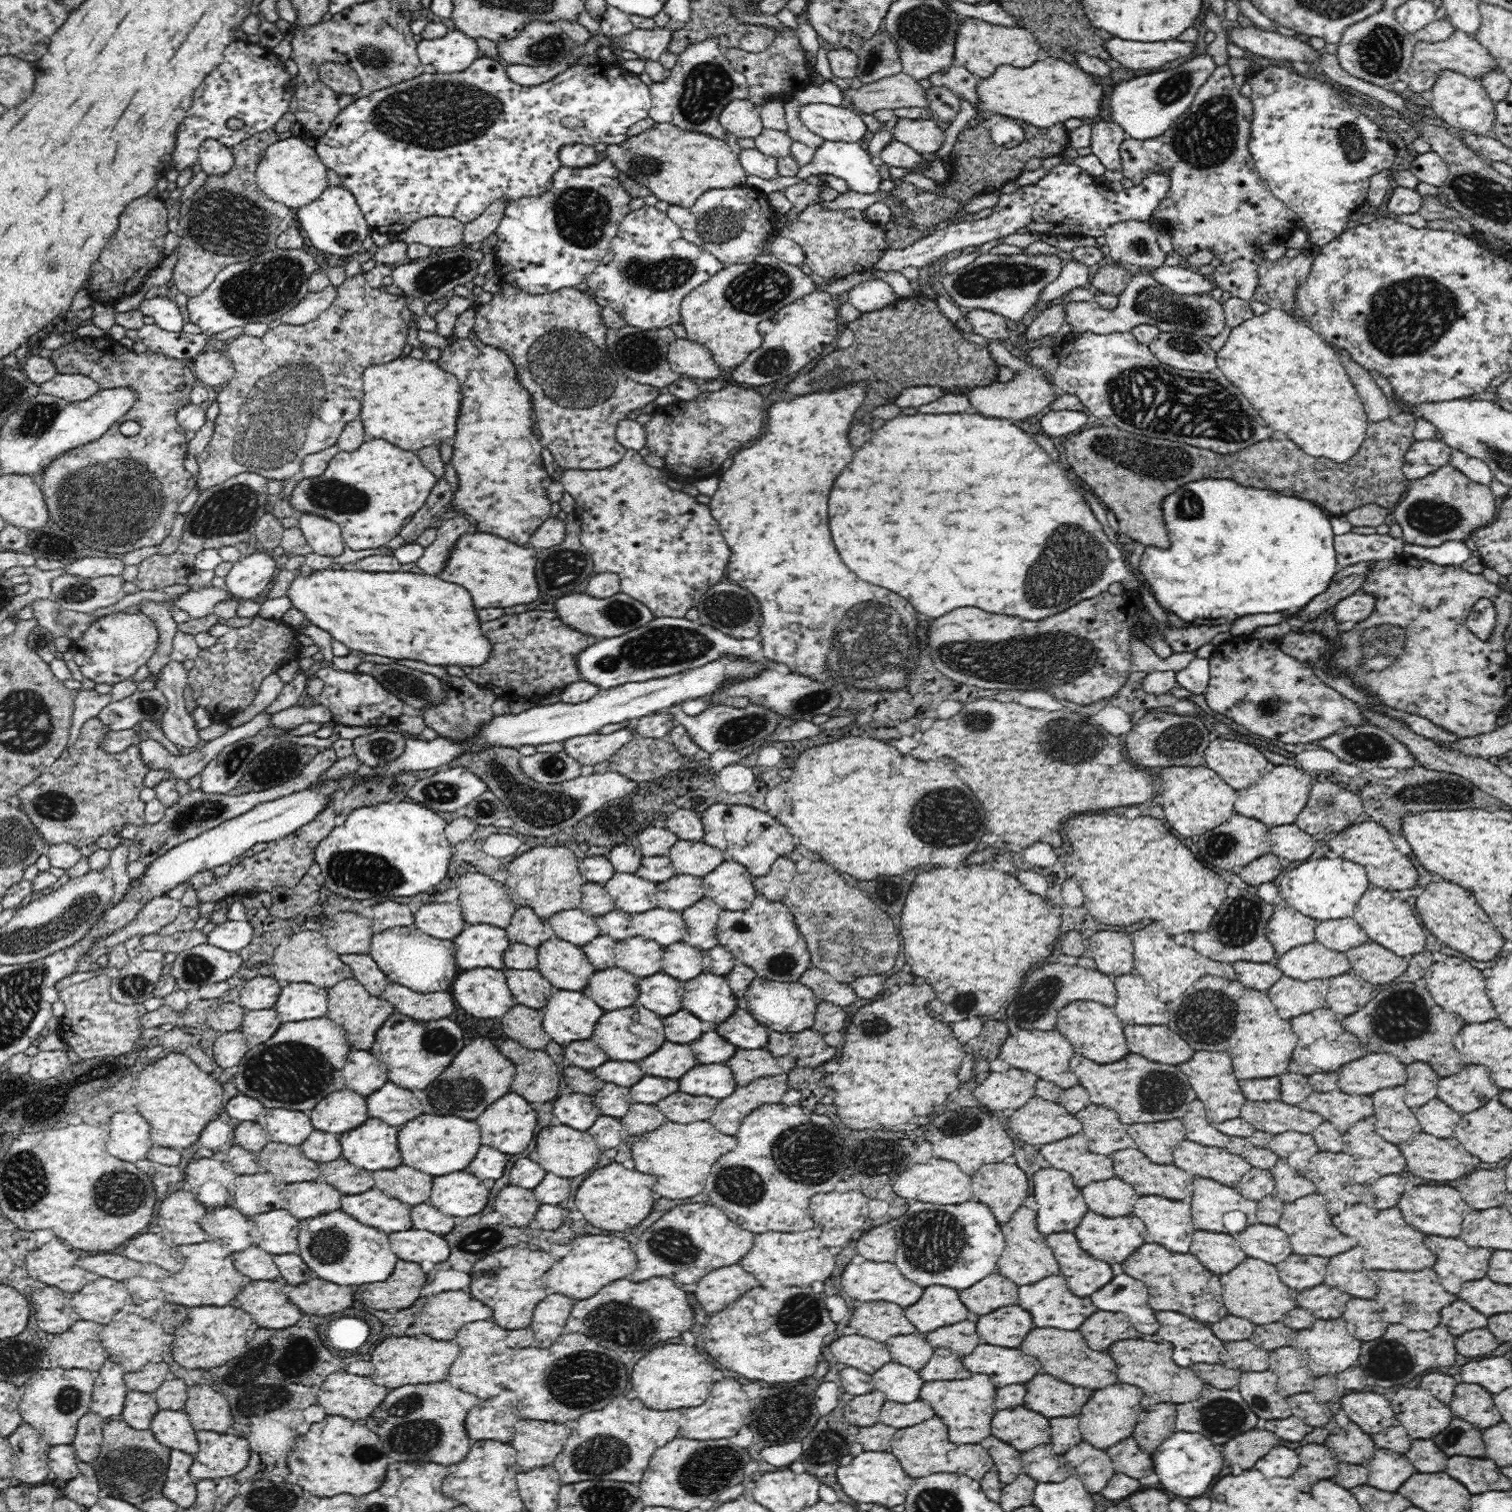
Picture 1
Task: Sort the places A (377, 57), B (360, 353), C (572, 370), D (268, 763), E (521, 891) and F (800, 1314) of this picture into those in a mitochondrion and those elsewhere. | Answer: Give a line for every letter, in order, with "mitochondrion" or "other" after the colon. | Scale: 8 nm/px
A: mitochondrion
B: other
C: mitochondrion
D: mitochondrion
E: other
F: mitochondrion

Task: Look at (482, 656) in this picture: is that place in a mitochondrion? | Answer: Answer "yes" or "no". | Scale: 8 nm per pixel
no

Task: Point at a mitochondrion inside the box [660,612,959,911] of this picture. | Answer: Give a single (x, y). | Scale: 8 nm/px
(733, 732)

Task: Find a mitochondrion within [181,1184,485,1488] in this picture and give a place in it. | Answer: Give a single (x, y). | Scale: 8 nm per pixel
(418, 1436)

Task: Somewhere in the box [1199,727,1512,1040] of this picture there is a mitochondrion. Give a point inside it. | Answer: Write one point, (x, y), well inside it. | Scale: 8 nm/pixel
(1446, 791)

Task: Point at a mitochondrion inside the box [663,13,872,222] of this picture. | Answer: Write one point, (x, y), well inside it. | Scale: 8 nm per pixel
(707, 87)

